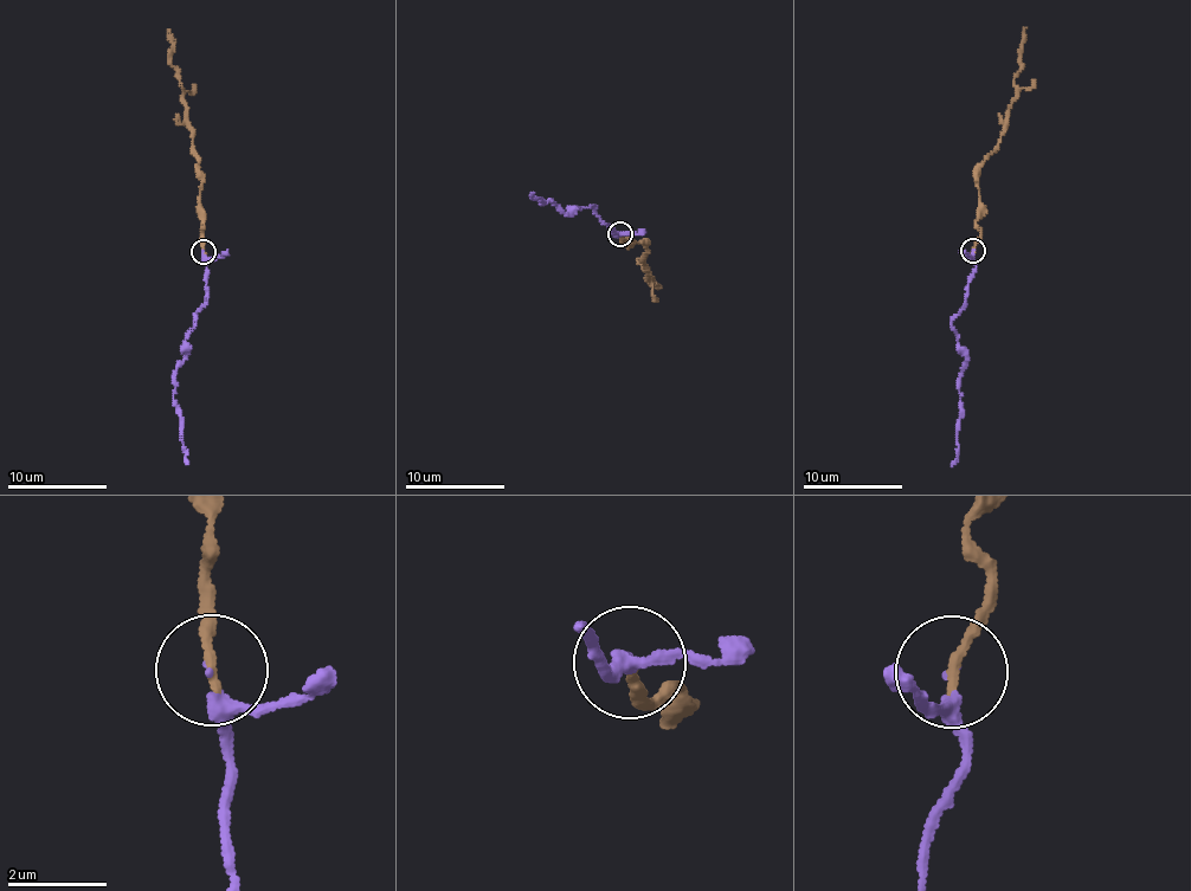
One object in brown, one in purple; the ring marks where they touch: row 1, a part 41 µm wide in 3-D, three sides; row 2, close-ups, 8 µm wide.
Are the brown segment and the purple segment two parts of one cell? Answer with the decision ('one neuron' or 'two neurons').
one neuron

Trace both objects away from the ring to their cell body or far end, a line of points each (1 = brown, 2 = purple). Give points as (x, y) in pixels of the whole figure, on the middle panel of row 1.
1: (620, 233), (623, 241), (628, 238), (646, 244), (642, 262), (657, 289)
2: (620, 233), (613, 237), (592, 206), (573, 206), (566, 213), (553, 202), (530, 199), (533, 193)

